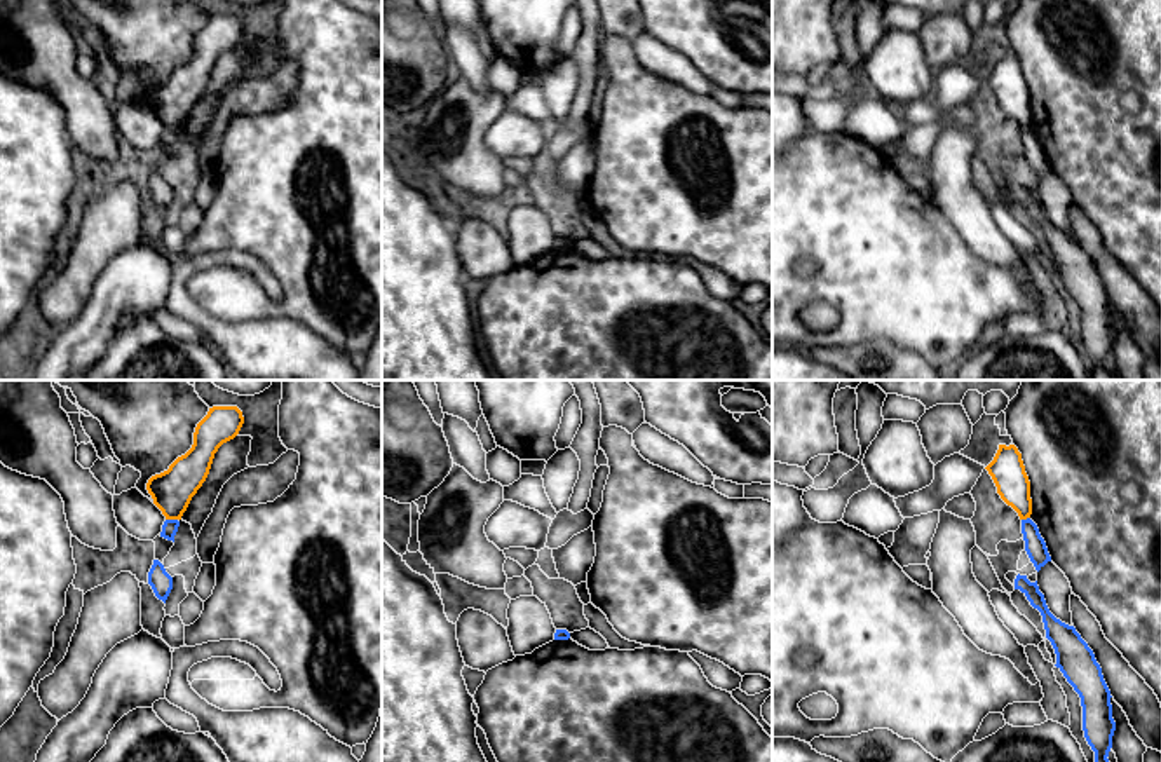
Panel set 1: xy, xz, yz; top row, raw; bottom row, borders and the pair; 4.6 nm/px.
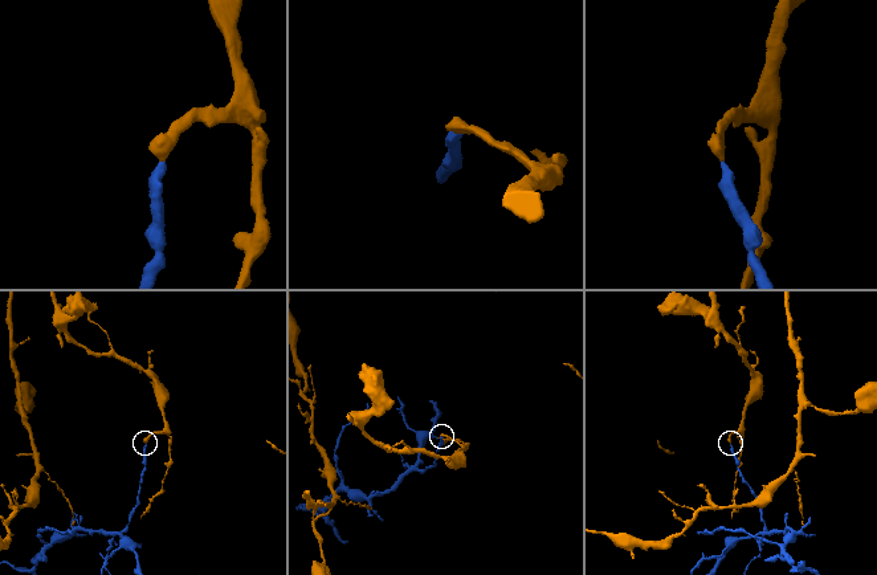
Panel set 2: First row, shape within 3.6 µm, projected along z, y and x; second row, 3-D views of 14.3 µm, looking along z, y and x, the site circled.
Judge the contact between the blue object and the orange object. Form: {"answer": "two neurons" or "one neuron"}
{"answer": "two neurons"}

